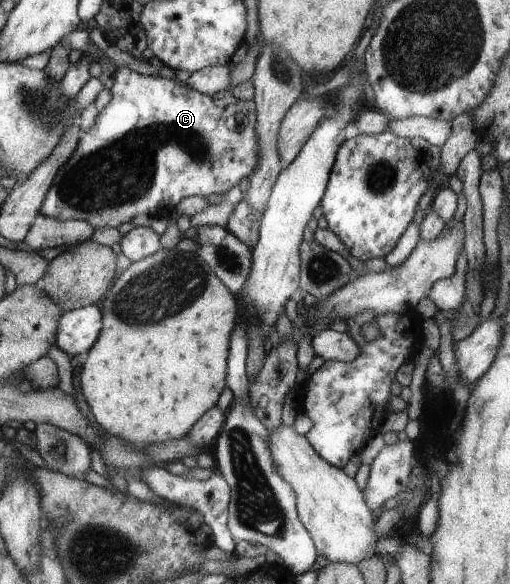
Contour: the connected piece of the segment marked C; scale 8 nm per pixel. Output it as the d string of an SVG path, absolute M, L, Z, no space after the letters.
M119 66L115 70L115 78L113 82L112 94L113 99L99 112L93 126L88 132L82 132L80 134L80 140L75 148L71 157L63 164L61 172L56 177L54 184L47 190L45 194L45 200L41 204L41 210L39 214L43 216L49 216L53 220L59 220L59 222L69 221L84 221L93 226L93 229L111 227L116 229L121 224L130 223L131 220L141 216L141 214L168 218L181 202L184 197L191 196L219 196L225 194L227 190L231 190L233 186L241 186L241 180L247 178L253 170L255 170L255 162L259 158L259 140L255 134L255 122L256 122L256 105L252 100L237 100L233 96L231 90L225 90L218 94L205 95L192 89L185 88L180 85L179 82L173 80L167 80L167 78L145 76L145 74L139 74L127 66Z

